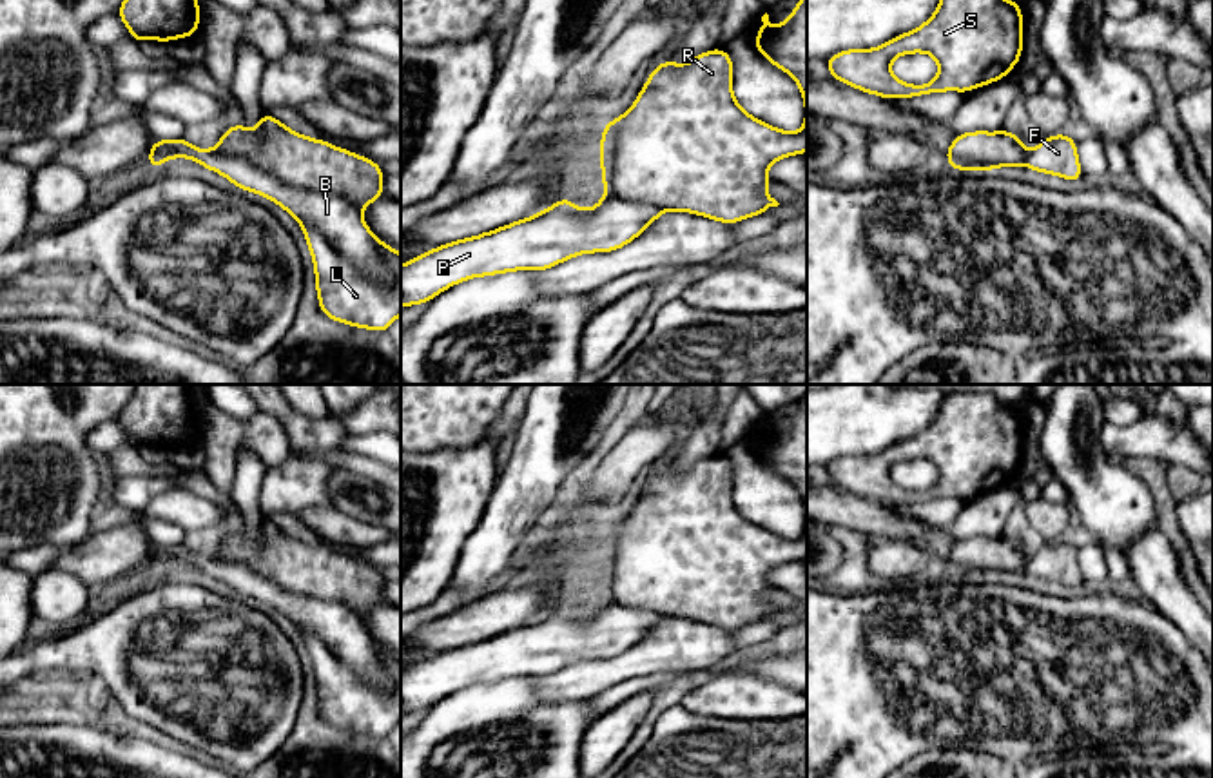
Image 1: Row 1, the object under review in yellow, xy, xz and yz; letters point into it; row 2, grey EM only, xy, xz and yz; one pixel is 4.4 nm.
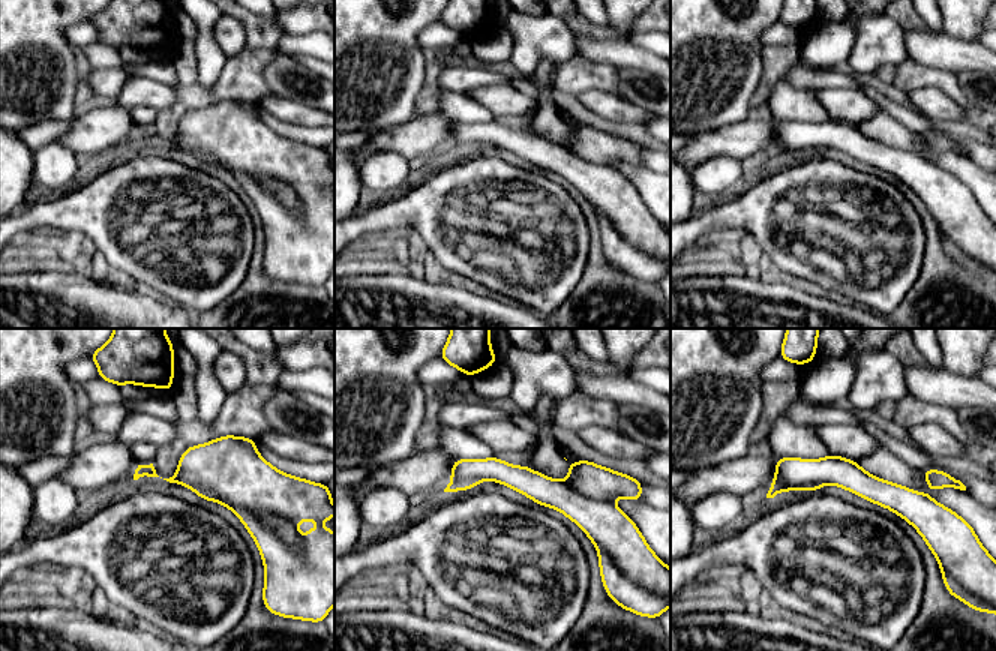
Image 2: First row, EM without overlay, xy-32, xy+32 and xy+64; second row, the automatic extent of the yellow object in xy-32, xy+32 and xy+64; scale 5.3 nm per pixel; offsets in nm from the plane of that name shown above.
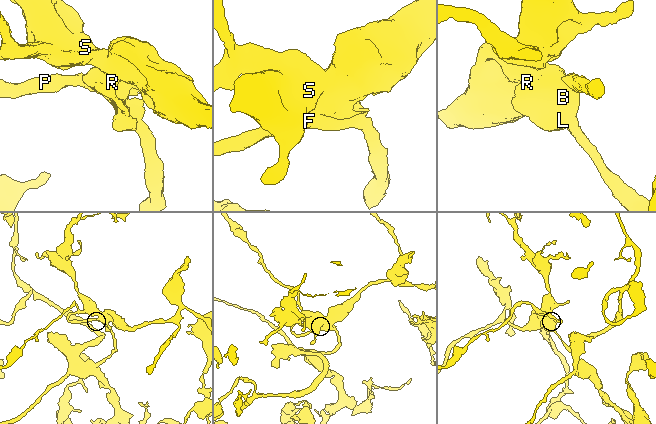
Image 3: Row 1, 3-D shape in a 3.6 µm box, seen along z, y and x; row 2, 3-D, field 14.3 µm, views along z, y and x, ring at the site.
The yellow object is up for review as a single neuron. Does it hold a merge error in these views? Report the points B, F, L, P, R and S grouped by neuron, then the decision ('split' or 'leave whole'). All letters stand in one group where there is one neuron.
groups B F L P R S; leave whole

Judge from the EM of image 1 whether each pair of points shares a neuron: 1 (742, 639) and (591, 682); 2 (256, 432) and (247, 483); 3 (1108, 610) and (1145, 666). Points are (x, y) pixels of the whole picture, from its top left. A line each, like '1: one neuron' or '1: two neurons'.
1: two neurons
2: two neurons
3: one neuron

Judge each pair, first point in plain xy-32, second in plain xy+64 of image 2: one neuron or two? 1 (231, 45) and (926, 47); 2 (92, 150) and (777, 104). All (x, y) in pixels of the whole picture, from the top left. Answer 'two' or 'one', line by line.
1: two
2: two

